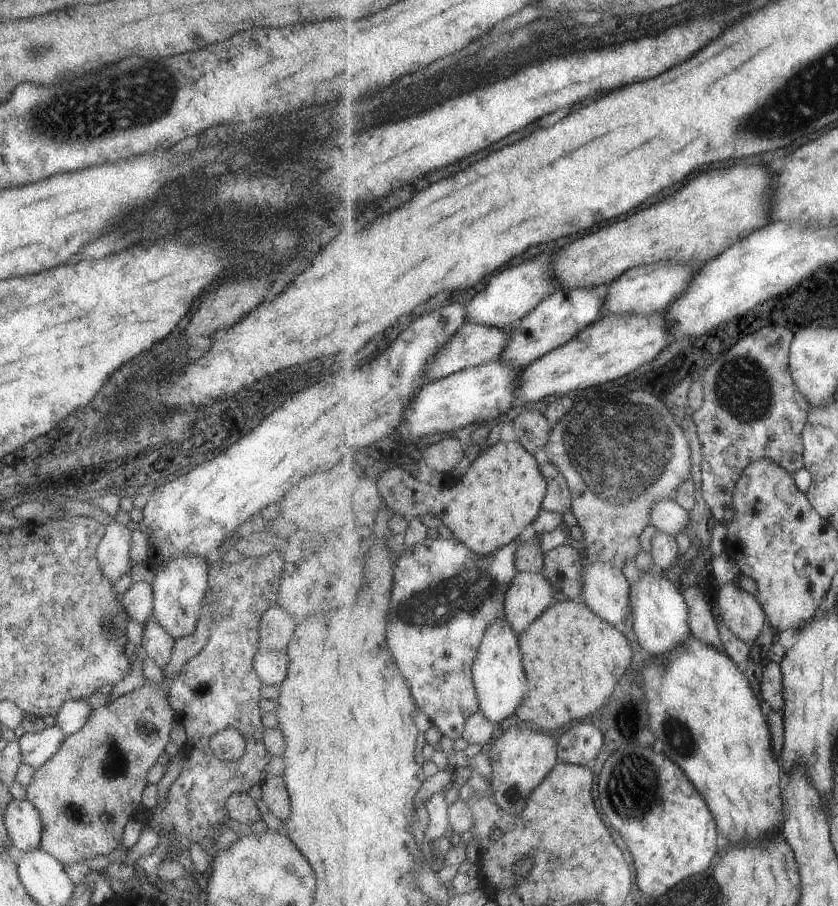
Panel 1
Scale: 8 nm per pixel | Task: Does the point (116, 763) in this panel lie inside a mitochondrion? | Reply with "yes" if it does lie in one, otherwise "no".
yes

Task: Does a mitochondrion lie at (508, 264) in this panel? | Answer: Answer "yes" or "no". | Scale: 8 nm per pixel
no

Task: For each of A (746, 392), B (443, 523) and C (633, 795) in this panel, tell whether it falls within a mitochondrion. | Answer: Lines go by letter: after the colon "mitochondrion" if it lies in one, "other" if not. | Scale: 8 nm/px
A: mitochondrion
B: other
C: mitochondrion

